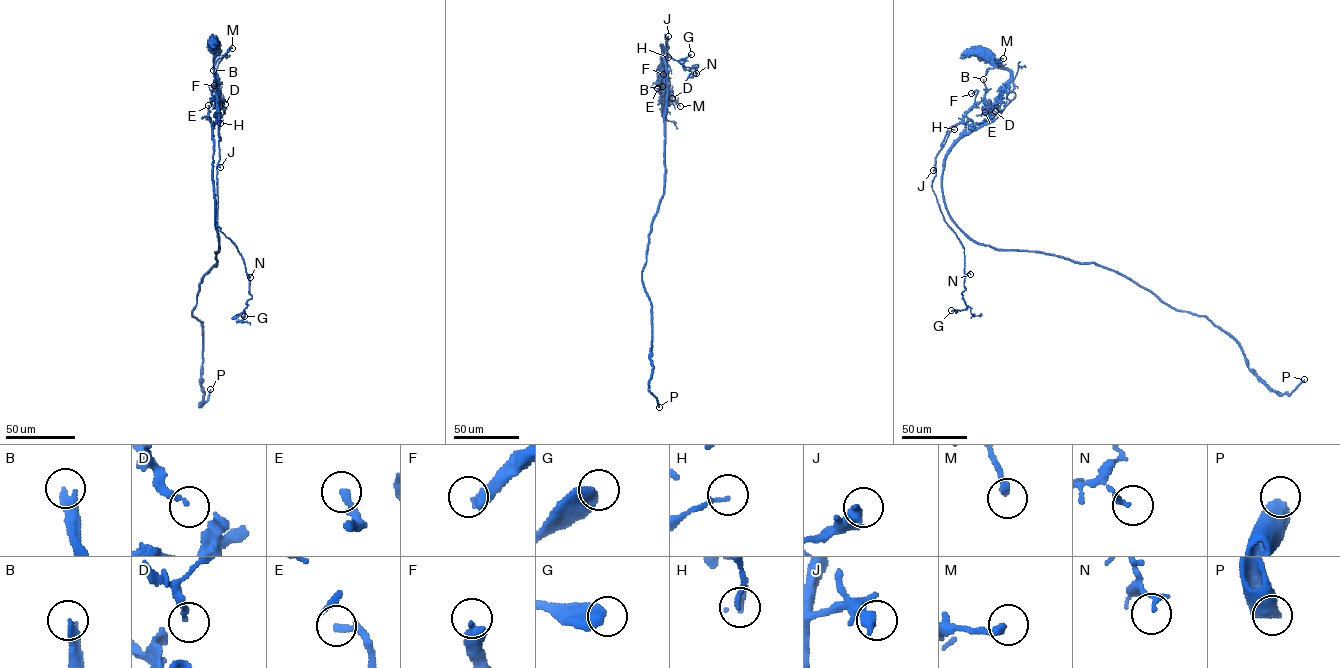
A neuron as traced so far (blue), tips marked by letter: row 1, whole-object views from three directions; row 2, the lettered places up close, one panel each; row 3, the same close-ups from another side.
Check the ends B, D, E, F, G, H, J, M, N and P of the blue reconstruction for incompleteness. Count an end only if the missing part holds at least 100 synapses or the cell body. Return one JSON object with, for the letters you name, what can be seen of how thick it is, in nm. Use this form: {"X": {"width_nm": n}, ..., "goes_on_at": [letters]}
{"F": {"width_nm": 480}, "goes_on_at": ["F"]}

